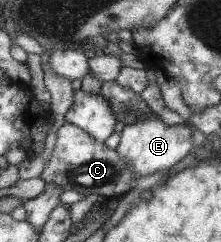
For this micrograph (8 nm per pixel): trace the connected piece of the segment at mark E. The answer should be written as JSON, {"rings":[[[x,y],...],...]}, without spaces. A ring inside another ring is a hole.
{"rings":[[[152,115],[146,118],[146,121],[125,126],[121,131],[120,140],[114,148],[125,161],[132,166],[135,179],[157,173],[157,171],[166,172],[171,165],[181,161],[189,150],[193,147],[193,139],[190,129],[183,125],[166,126],[157,117]]]}

